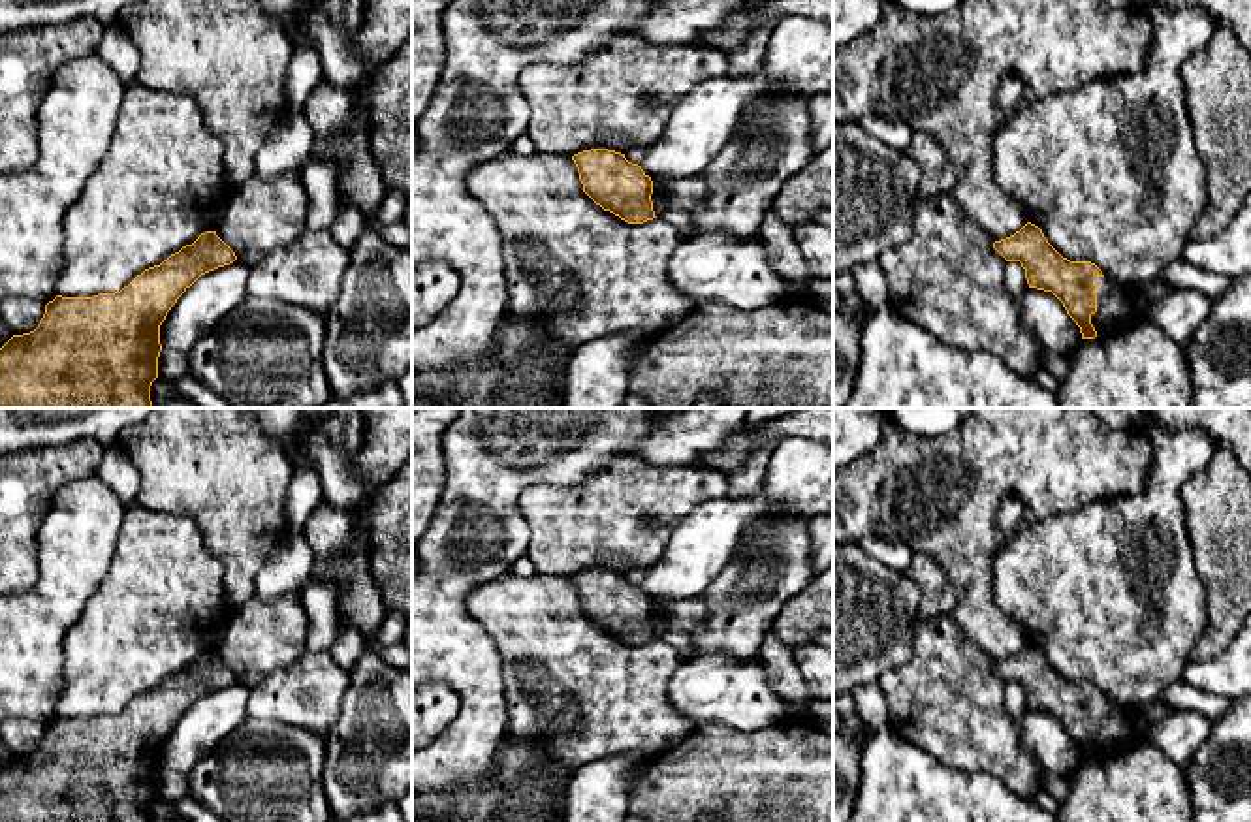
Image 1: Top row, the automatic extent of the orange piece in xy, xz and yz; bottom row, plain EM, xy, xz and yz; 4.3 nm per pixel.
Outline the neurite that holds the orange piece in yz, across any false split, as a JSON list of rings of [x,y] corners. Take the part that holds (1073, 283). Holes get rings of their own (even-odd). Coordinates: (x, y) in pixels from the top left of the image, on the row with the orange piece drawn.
[[[1027,222],[1014,235],[995,241],[1006,261],[1020,261],[1029,288],[1052,292],[1080,327],[1082,339],[1106,337],[1146,320],[1149,307],[1174,288],[1159,282],[1114,284],[1091,261],[1063,258]]]

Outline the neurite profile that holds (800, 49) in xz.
[[[800,15],[779,19],[768,41],[764,70],[756,77],[713,77],[696,85],[673,109],[664,134],[640,164],[651,181],[702,175],[732,137],[741,113],[771,96],[807,96],[833,92],[833,23]]]

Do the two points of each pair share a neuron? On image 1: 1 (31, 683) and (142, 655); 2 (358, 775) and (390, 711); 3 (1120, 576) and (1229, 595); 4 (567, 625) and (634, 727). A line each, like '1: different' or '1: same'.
1: different
2: same
3: different
4: same

